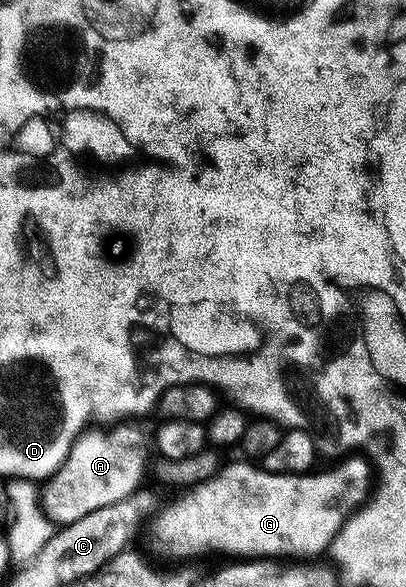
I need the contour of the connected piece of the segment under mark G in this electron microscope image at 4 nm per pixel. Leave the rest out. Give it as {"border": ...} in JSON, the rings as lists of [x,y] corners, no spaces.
{"border":[[[352,454],[349,460],[344,460],[341,464],[336,464],[333,468],[328,468],[325,472],[313,470],[304,472],[301,476],[285,476],[282,472],[270,472],[263,466],[257,466],[255,463],[248,464],[228,464],[226,463],[217,471],[216,475],[203,487],[197,489],[196,493],[186,495],[180,503],[174,508],[168,509],[164,514],[159,515],[157,522],[160,526],[160,536],[176,552],[181,552],[181,557],[188,558],[188,555],[200,554],[202,552],[212,552],[220,550],[222,552],[242,552],[246,558],[314,558],[318,552],[324,548],[327,549],[336,535],[343,530],[344,523],[348,521],[349,516],[353,515],[365,503],[364,499],[368,496],[368,491],[372,488],[372,468],[363,460],[365,457],[360,454]]]}

